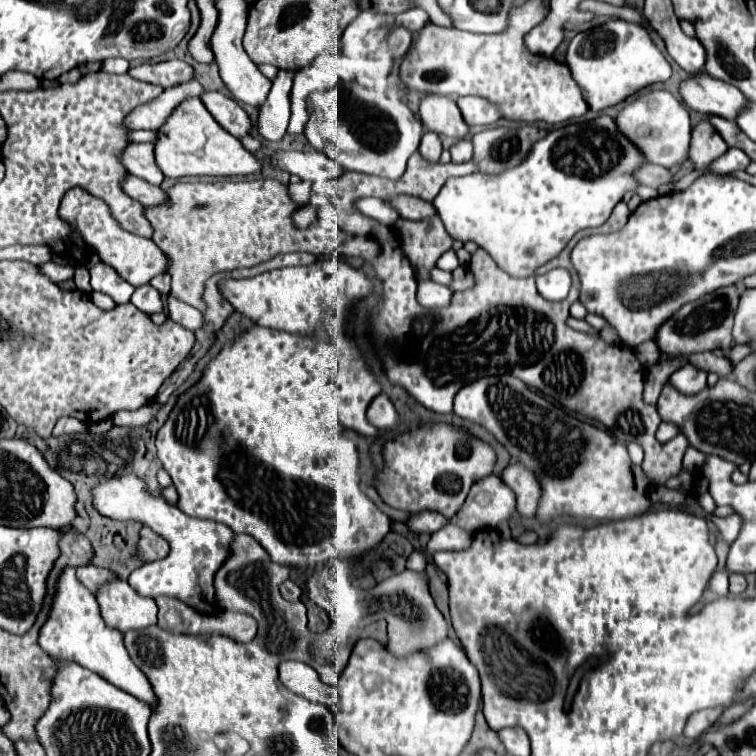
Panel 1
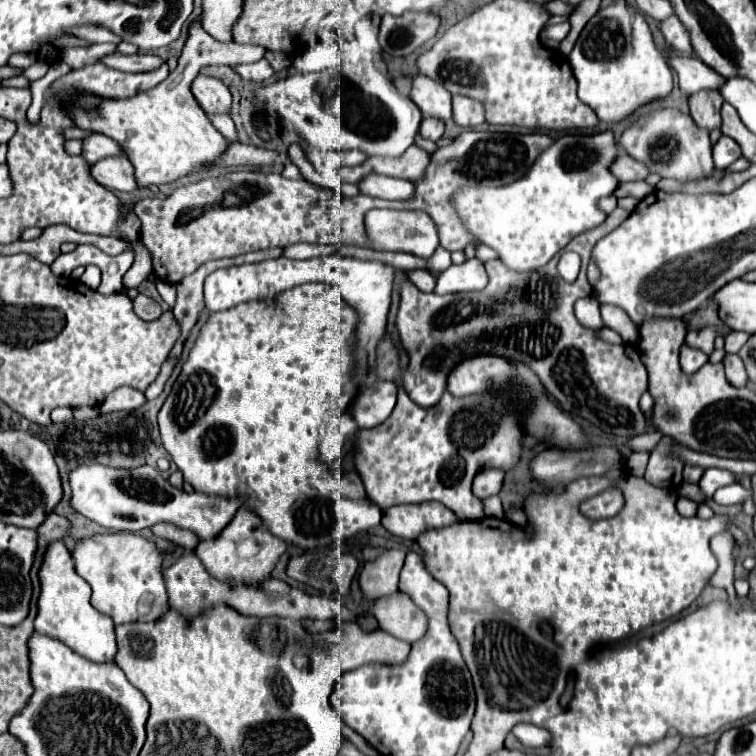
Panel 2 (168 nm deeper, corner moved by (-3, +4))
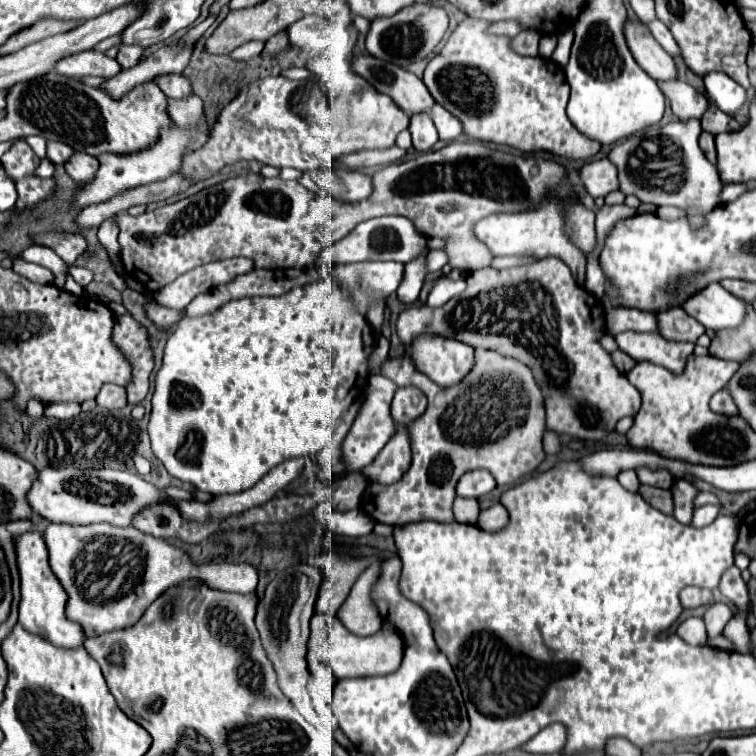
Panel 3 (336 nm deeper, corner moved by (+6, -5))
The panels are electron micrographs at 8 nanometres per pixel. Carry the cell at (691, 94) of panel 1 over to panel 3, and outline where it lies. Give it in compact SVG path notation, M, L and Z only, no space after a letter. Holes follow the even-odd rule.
M628 18L624 36L626 36L626 44L628 44L634 60L654 80L672 80L678 76L674 58L654 40L654 36L648 32L646 24Z

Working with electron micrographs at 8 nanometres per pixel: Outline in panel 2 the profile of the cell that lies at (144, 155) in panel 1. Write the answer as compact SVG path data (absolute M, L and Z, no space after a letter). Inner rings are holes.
M99 133L85 139L83 155L89 163L97 163L99 159L105 159L105 157L125 157L119 143L115 143L113 139L109 139L105 135L99 135Z

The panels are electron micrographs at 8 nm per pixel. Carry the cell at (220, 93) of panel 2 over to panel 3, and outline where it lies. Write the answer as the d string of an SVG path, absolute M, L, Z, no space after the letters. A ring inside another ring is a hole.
M166 74L166 76L156 76L154 82L158 88L168 96L168 98L184 98L192 92L190 80L184 74Z

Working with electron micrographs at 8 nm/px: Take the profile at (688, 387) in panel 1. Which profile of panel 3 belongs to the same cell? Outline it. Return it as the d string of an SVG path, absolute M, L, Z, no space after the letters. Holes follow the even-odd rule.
M622 332L616 336L616 342L620 346L622 352L626 352L628 356L632 356L636 362L652 362L652 364L660 364L672 372L682 372L684 370L684 364L686 364L686 358L692 354L694 350L694 344L682 344L682 342L672 342L672 340L666 340L662 338L658 332Z

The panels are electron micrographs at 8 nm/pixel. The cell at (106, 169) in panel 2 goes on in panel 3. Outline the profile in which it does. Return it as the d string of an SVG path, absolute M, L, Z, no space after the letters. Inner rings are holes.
M76 152L74 156L70 156L70 160L64 164L64 168L76 184L84 184L98 170L98 160L86 152Z

